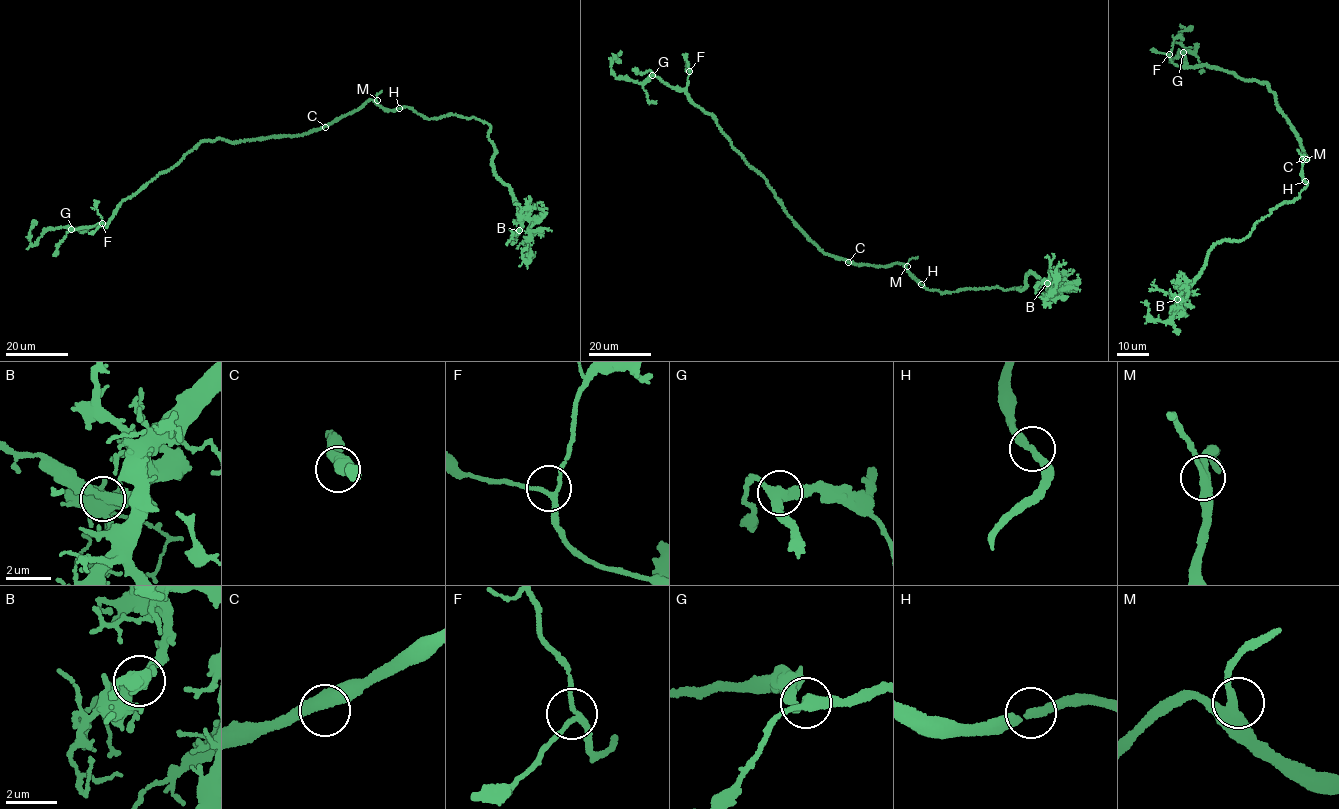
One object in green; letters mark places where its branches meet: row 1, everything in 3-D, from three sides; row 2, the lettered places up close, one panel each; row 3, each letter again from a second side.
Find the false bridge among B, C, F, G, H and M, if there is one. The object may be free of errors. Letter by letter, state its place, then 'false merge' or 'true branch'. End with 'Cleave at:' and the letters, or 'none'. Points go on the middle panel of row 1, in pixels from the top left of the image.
B: (1047, 283) | true branch
C: (848, 262) | true branch
F: (689, 71) | true branch
G: (652, 75) | true branch
H: (921, 284) | true branch
M: (907, 266) | true branch
Cleave at: none

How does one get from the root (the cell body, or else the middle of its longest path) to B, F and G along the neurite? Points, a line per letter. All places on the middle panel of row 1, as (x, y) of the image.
B: (847, 261), (903, 264), (927, 289), (946, 292), (1021, 290), (1032, 272), (1047, 283)
F: (847, 261), (826, 254), (810, 241), (768, 183), (723, 134), (715, 117), (691, 101), (686, 91), (689, 71)
G: (847, 261), (826, 254), (810, 241), (768, 183), (723, 134), (714, 115), (693, 103), (686, 92), (652, 75)

